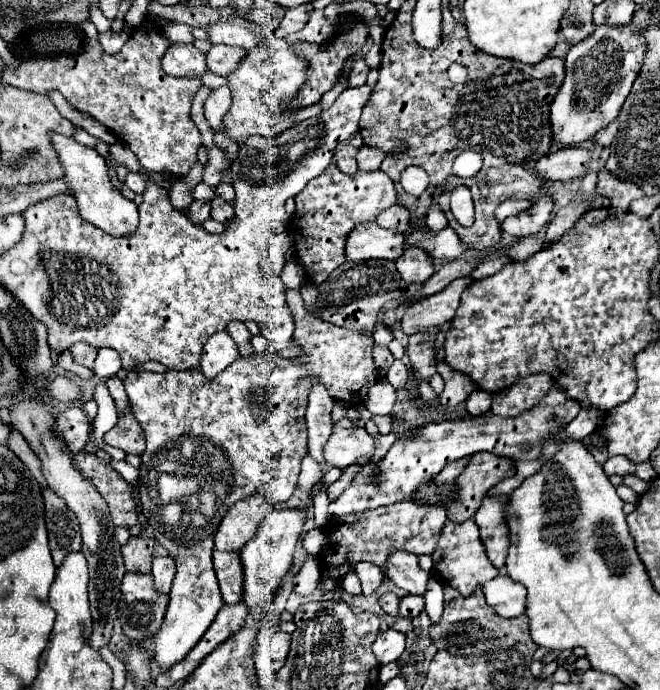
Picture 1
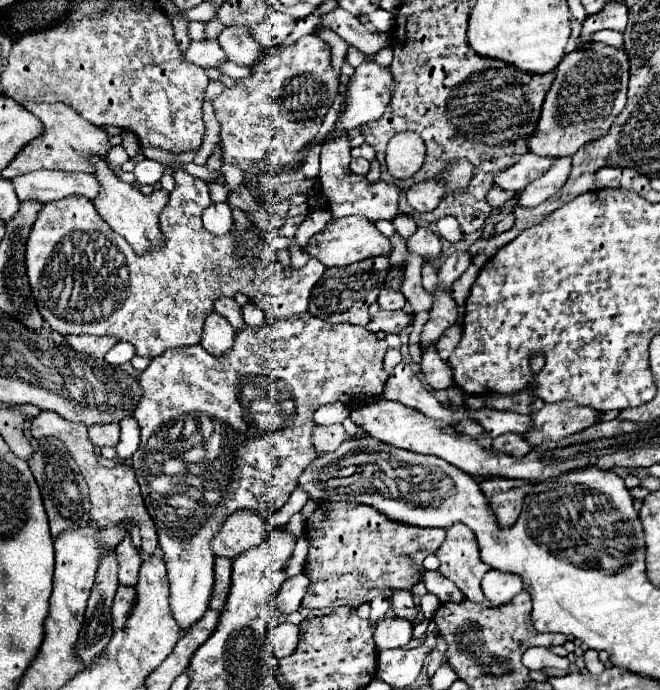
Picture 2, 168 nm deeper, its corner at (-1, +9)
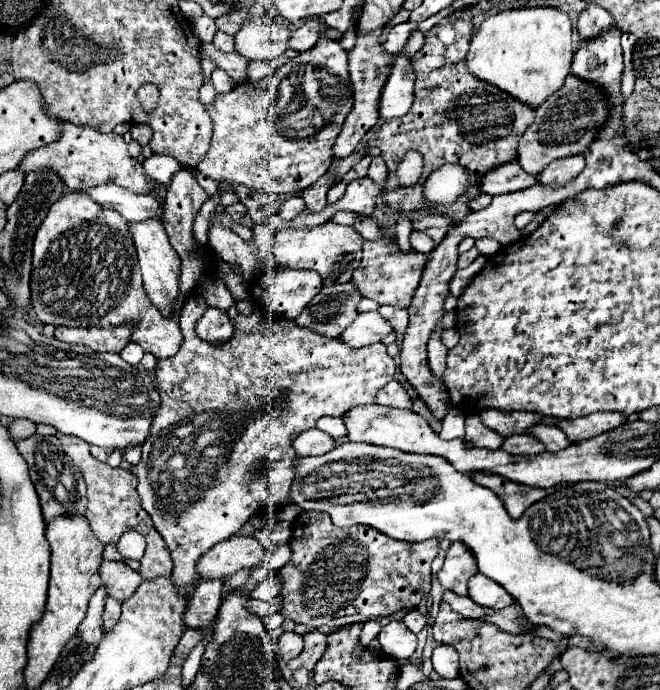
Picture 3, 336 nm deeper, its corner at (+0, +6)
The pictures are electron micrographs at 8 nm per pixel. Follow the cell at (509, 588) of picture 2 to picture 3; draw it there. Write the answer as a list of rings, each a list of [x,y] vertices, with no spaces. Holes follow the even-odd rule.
[[[475,573],[469,579],[469,599],[473,599],[481,607],[491,609],[505,609],[515,603],[515,599],[509,593],[505,593],[505,589],[499,583],[481,573]]]

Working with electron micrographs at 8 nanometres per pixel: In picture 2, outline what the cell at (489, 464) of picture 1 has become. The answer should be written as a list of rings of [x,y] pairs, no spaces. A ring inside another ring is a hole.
[[[502,434],[493,439],[492,448],[514,458],[524,458],[532,450],[532,446],[524,438],[520,438],[520,434]]]

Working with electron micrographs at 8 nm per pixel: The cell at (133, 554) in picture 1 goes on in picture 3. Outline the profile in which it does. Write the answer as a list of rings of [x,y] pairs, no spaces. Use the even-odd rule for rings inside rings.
[[[121,561],[103,563],[99,575],[101,575],[101,585],[105,585],[107,589],[107,595],[117,601],[125,601],[129,595],[133,595],[139,583],[143,581],[137,571],[133,571]]]

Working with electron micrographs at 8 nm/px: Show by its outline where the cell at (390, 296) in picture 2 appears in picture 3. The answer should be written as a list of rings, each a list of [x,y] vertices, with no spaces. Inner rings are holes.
[[[381,307],[379,315],[385,317],[385,321],[389,321],[389,325],[395,331],[395,335],[401,339],[403,333],[405,333],[405,329],[407,329],[407,325],[409,325],[407,311],[405,309],[397,309],[397,307]]]

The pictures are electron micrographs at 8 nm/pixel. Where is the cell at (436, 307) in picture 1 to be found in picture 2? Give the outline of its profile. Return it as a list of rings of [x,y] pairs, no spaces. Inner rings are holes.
[[[380,310],[378,314],[374,314],[370,318],[370,324],[366,326],[366,330],[370,332],[392,332],[392,334],[400,334],[404,328],[408,328],[412,324],[416,314],[408,314],[404,310],[398,310],[398,312],[384,312]]]

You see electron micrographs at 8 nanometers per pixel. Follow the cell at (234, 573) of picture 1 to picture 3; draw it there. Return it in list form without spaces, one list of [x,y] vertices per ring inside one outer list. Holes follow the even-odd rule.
[[[199,581],[193,597],[183,613],[183,623],[189,629],[207,629],[219,611],[223,581]]]

